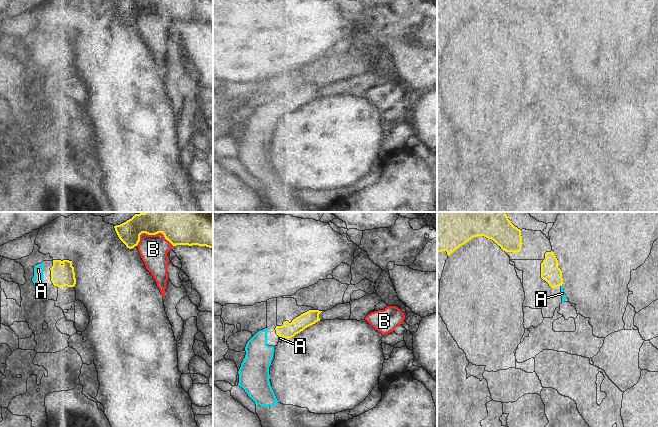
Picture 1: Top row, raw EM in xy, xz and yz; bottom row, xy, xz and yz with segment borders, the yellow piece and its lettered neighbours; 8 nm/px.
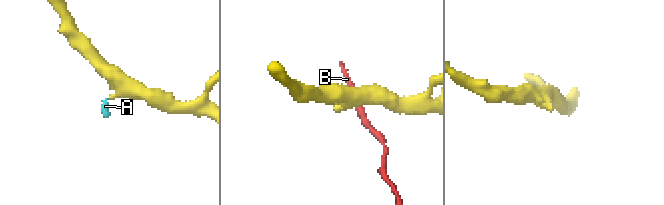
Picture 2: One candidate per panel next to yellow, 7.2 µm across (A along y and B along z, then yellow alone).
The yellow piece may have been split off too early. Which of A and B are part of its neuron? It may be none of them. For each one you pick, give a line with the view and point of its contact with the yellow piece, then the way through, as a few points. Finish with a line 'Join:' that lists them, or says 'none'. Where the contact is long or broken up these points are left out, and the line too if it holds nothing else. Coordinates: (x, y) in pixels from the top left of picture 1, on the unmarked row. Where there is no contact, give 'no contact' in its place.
A: xz (281, 112) | across xz (288, 106), (281, 112), (280, 114)
Join: A

